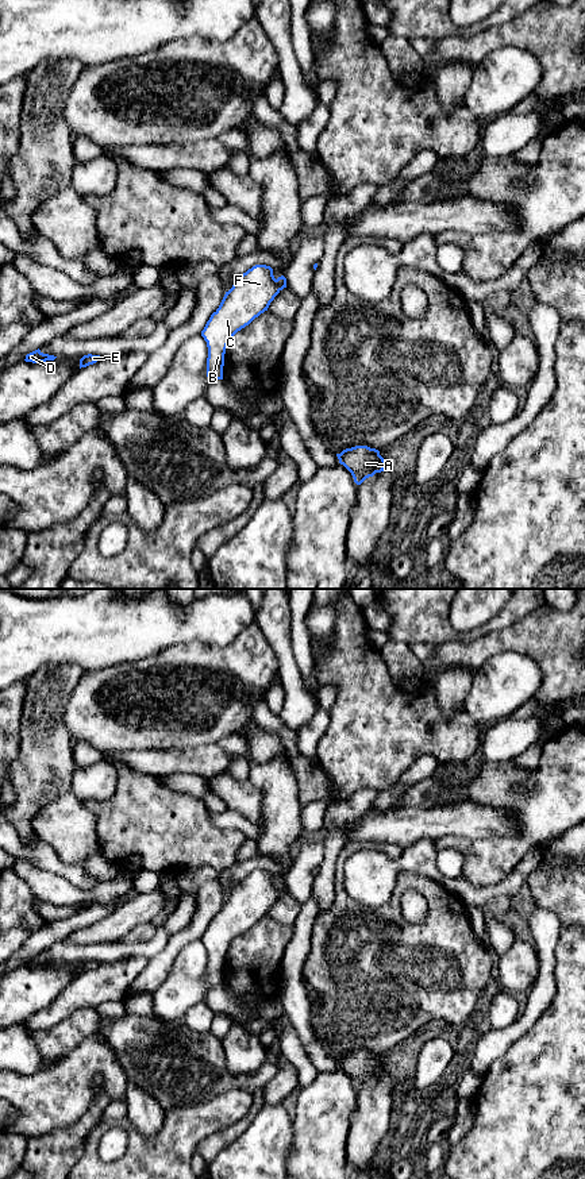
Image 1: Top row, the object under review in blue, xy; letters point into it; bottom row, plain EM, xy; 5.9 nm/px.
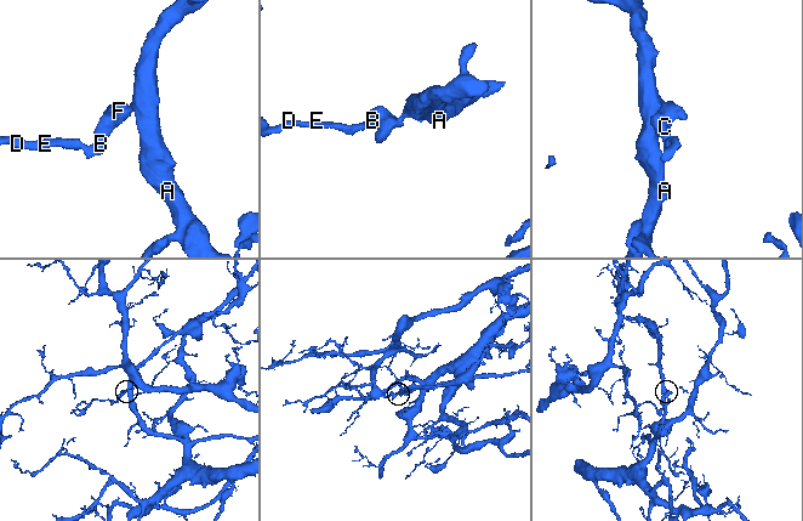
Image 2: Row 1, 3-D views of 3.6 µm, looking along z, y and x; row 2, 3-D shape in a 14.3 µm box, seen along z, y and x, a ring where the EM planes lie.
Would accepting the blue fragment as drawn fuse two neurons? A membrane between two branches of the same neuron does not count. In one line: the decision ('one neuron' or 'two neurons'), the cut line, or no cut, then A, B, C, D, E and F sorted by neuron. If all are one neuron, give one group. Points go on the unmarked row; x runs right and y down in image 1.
two neurons | xy (276, 885), (285, 892) | A / B C D E F

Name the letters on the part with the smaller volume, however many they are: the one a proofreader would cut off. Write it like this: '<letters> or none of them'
B, C, D, E, F

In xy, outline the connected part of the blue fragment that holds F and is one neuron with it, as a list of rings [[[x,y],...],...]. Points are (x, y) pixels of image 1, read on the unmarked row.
[[[255,870],[239,881],[226,897],[219,913],[211,920],[201,941],[207,947],[207,982],[223,985],[224,959],[231,943],[268,916],[274,902],[284,894],[273,881],[273,874]]]

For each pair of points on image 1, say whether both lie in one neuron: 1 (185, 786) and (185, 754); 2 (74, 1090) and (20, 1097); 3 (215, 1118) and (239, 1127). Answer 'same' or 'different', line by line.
1: different
2: same
3: different

